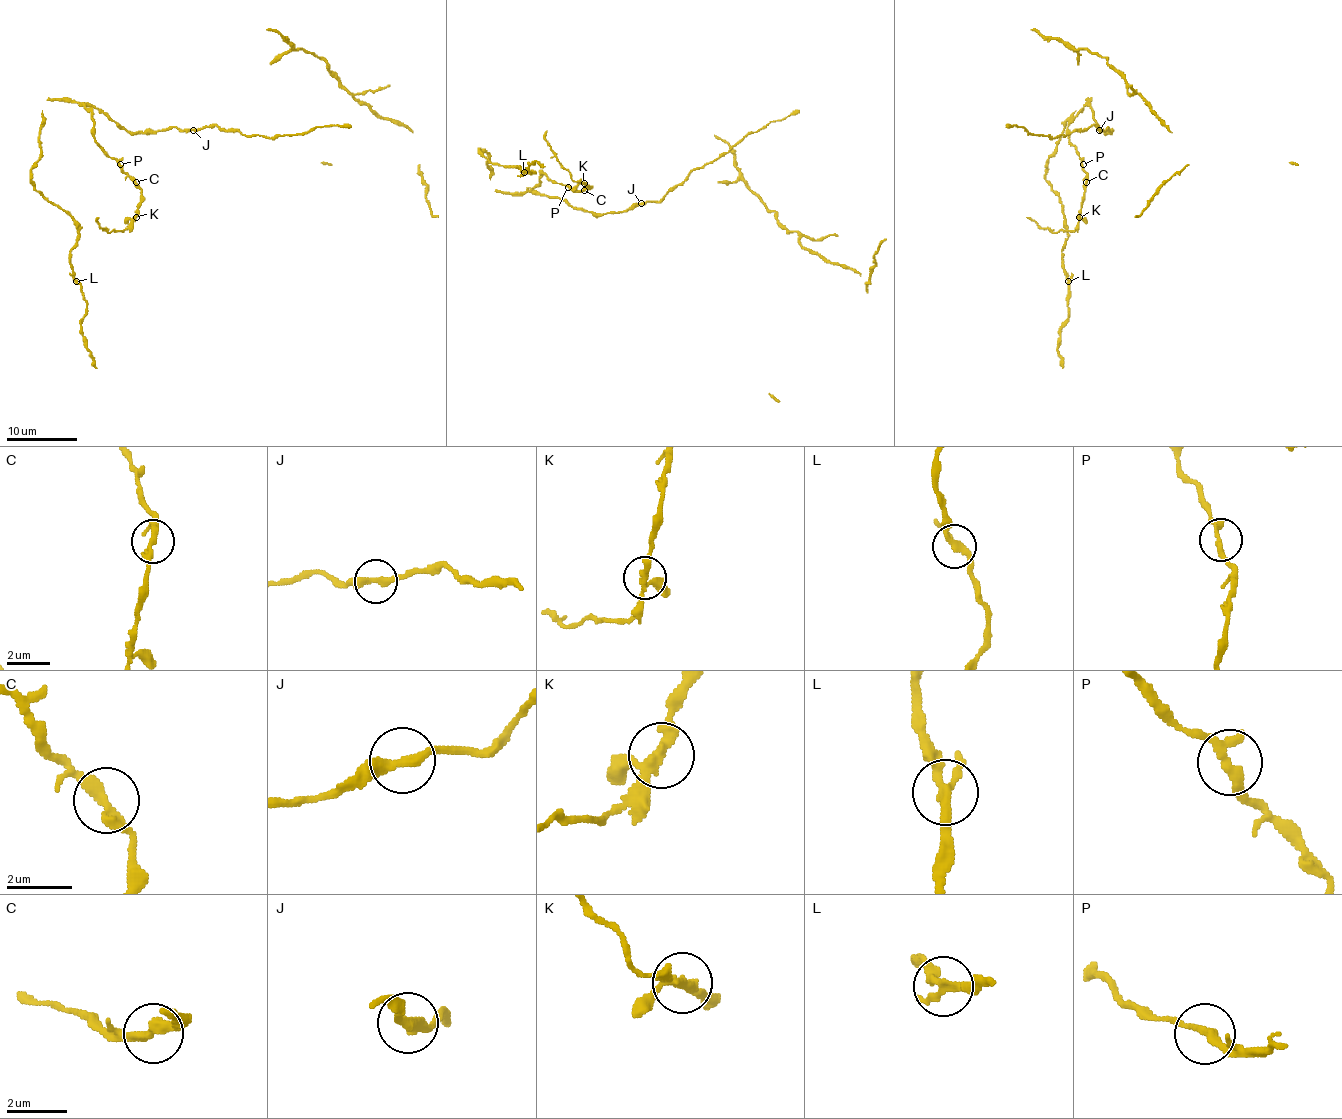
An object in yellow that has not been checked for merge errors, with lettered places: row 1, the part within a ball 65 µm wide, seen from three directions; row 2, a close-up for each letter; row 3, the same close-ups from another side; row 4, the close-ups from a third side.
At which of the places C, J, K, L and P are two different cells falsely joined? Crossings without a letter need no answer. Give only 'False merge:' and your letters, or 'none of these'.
False merge: none of these

